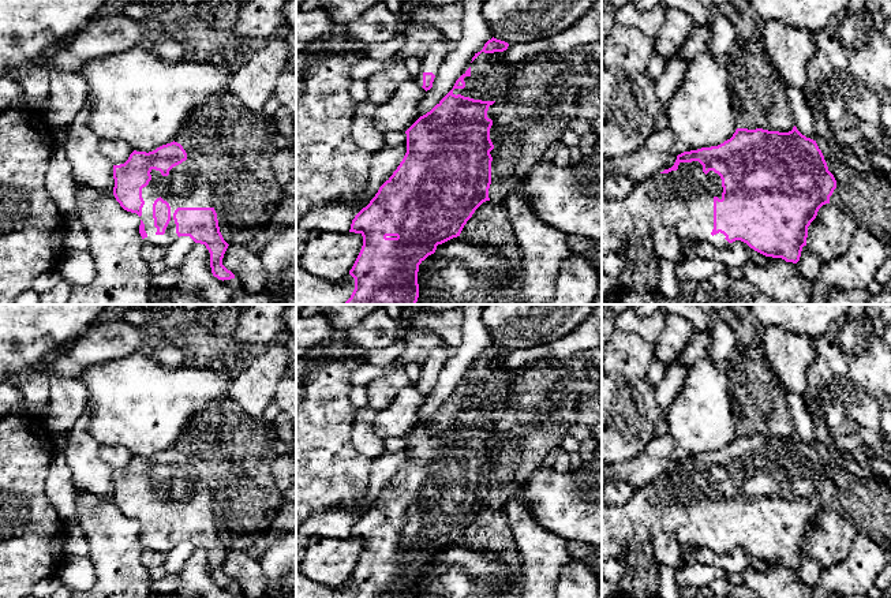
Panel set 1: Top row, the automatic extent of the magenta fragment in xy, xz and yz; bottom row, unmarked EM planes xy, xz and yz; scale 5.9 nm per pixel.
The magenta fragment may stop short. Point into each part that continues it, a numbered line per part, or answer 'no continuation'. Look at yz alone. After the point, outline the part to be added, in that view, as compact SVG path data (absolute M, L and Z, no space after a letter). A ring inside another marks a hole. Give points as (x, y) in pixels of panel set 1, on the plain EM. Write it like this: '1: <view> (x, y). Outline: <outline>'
1: yz (682, 505). Outline: M699 467L680 468L677 476L647 482L634 490L633 496L624 504L609 505L602 502L602 563L619 558L629 543L651 543L659 532L667 532L677 538L684 547L708 547L716 553L730 550L723 539L711 541L714 535L714 504L722 505L722 485L714 476L707 481Z

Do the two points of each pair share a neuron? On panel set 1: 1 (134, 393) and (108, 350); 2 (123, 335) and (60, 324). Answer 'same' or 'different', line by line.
1: different
2: different

